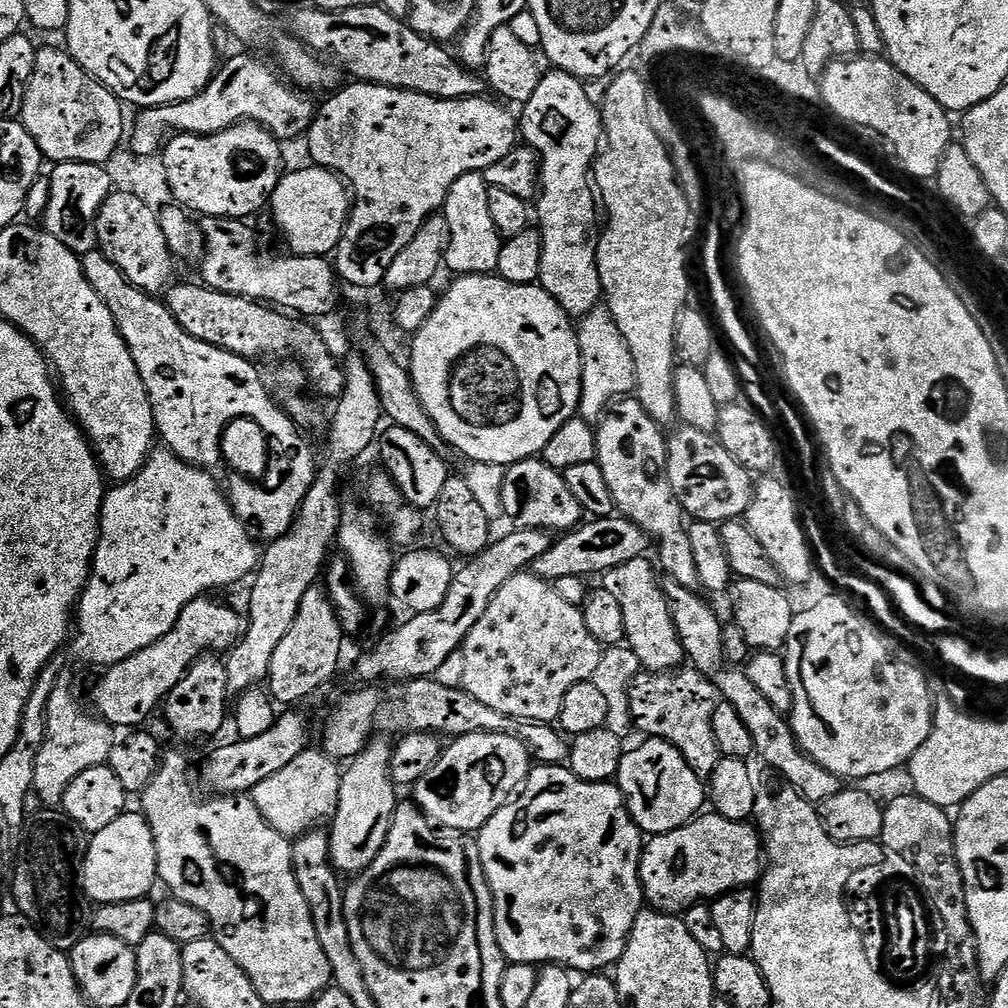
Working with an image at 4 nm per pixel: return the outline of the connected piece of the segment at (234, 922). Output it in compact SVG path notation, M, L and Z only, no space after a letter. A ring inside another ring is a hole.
M165 751L152 780L142 790L142 815L154 834L159 879L162 884L164 880L175 899L190 902L206 914L211 935L220 943L222 950L242 966L265 1005L315 1001L332 984L332 971L322 946L318 946L310 906L306 906L306 898L302 898L302 890L294 874L293 841L268 825L251 795L208 794L203 800L195 787L194 768L188 765L187 758L180 752Z

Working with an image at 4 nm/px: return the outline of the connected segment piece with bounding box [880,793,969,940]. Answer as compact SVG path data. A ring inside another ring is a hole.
M915 794L894 797L884 807L881 845L887 851L902 852L906 844L916 844L914 868L918 874L919 887L930 892L932 900L946 918L950 937L966 936L969 911L966 910L965 882L957 864L954 822L951 815L933 803Z

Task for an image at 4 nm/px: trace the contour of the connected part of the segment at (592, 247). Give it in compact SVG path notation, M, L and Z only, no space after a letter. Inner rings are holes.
M552 70L548 73L541 75L538 82L538 90L534 90L534 98L530 98L528 104L523 105L521 115L518 120L518 128L522 133L522 140L527 147L531 148L536 153L540 161L540 187L538 189L538 195L534 200L534 216L540 219L538 223L538 231L542 242L542 266L540 267L539 285L550 294L550 298L554 298L554 302L558 302L558 306L562 306L562 310L569 318L579 318L585 316L587 312L592 312L602 300L602 293L600 290L600 275L598 274L598 266L596 265L596 241L598 239L598 200L594 195L593 185L590 183L590 173L593 171L596 157L602 148L602 137L604 135L604 126L600 122L600 110L597 101L592 101L588 97L588 92L583 83L577 80L576 77L570 75L569 72L562 72L559 70Z

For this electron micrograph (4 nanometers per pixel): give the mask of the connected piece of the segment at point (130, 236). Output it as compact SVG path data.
M121 190L109 192L96 219L96 242L104 257L114 262L114 266L120 268L120 273L143 292L160 294L173 283L174 257L166 242L166 234L162 234L157 209L151 208L134 194Z

